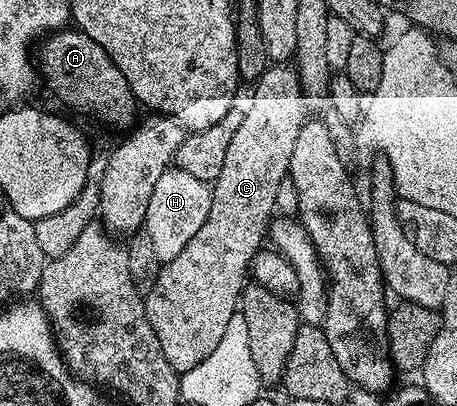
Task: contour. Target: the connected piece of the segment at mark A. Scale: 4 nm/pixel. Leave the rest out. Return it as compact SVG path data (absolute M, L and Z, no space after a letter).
M63 28L47 35L39 48L36 66L40 71L41 81L42 78L46 81L47 88L64 105L71 106L106 126L115 126L121 132L129 131L135 125L140 103L134 97L128 80L124 80L120 68L114 66L114 61L96 40L80 29Z

